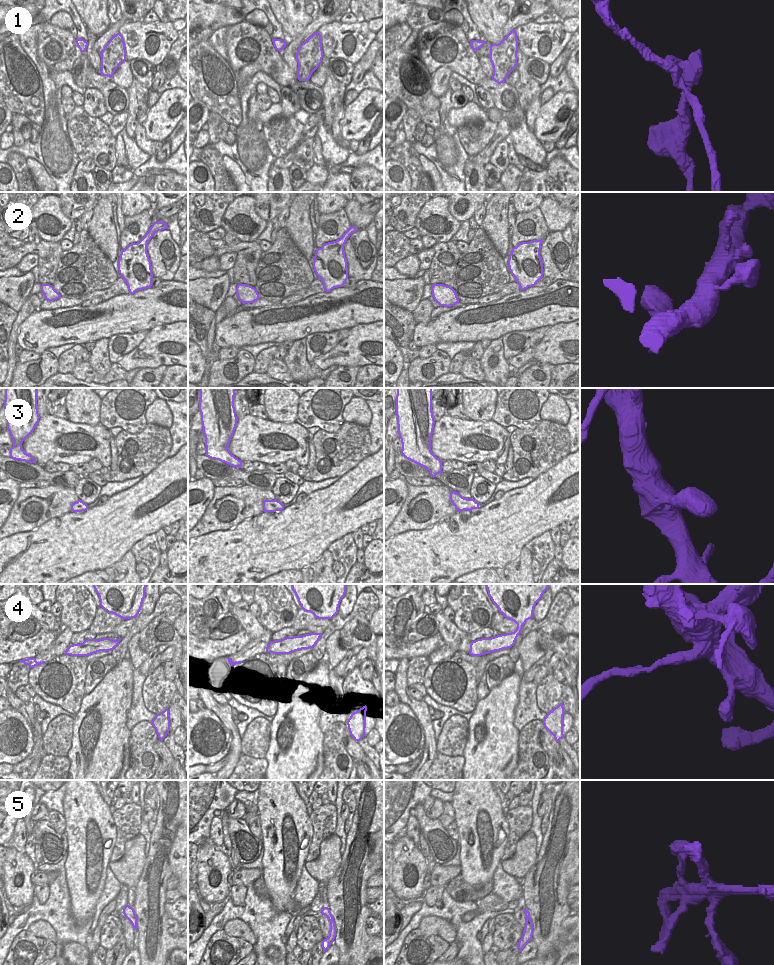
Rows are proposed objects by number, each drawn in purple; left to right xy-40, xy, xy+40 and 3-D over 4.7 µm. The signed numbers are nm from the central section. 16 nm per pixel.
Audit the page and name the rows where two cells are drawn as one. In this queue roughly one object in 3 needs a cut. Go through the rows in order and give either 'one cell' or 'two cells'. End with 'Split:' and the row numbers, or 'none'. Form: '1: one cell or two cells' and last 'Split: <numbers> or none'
1: two cells
2: one cell
3: one cell
4: two cells
5: one cell
Split: 1, 4

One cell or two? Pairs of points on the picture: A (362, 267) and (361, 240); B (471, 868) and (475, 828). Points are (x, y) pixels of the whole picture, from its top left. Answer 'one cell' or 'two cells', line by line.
A: one cell
B: one cell

